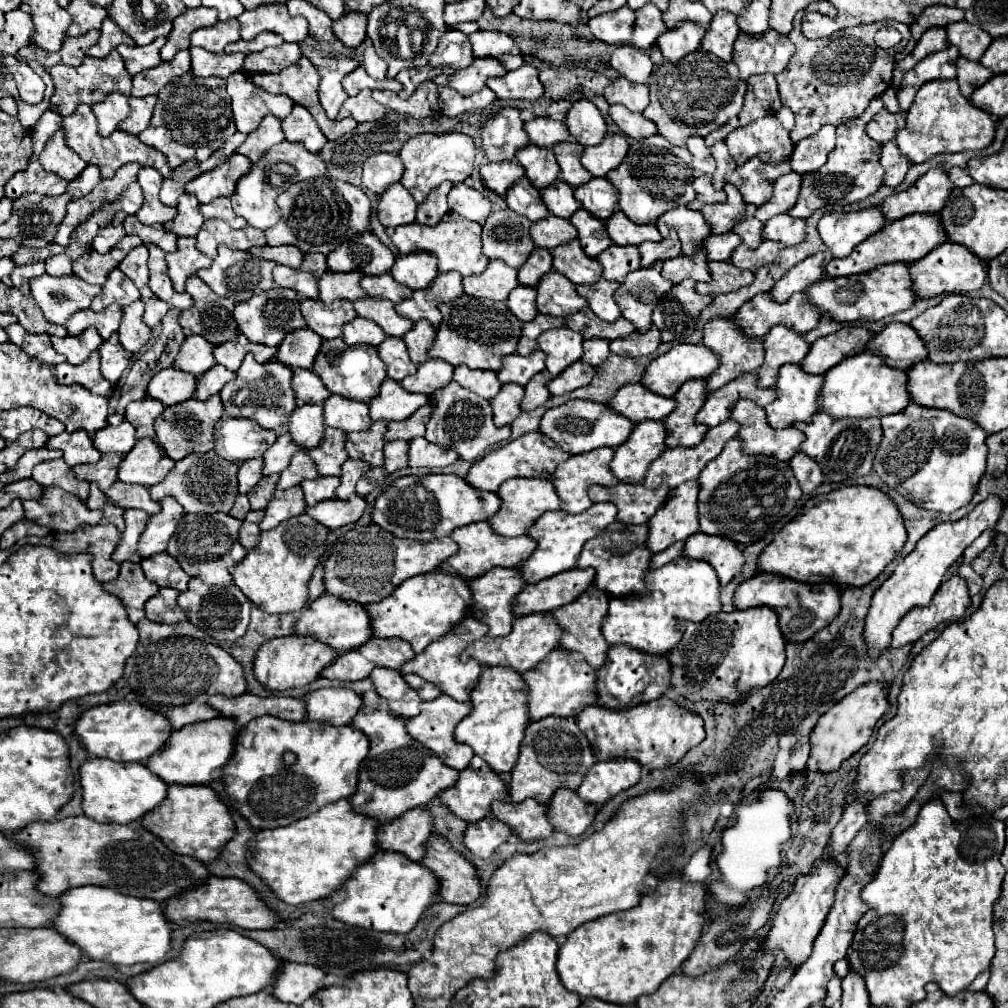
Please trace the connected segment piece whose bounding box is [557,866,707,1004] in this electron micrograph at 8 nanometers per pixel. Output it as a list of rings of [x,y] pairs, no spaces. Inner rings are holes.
[[[667,866],[659,868],[657,877],[659,884],[655,892],[643,894],[639,906],[601,916],[565,938],[559,950],[557,970],[567,990],[579,992],[581,998],[593,996],[615,1004],[635,1004],[639,996],[655,992],[667,976],[679,972],[679,966],[687,960],[701,936],[707,892],[699,882],[683,882]]]

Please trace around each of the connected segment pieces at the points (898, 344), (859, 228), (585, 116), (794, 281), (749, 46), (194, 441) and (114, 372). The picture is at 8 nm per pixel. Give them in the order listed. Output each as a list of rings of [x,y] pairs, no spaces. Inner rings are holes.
[[[899,322],[875,334],[867,344],[867,352],[881,356],[887,366],[899,370],[909,370],[913,364],[927,360],[927,348],[919,334],[909,324]]]
[[[877,206],[857,212],[827,212],[819,224],[819,236],[835,258],[845,258],[857,244],[873,236],[885,226],[885,218]]]
[[[589,100],[573,102],[571,110],[567,112],[565,124],[571,136],[583,146],[597,146],[605,138],[605,132],[607,132],[607,124],[601,112]]]
[[[823,252],[809,256],[807,260],[795,264],[779,282],[775,282],[775,286],[771,288],[771,298],[775,302],[785,302],[791,294],[795,292],[803,292],[803,288],[807,288],[807,284],[815,284],[823,278]]]
[[[769,28],[763,36],[747,36],[741,32],[735,40],[733,62],[739,68],[741,80],[747,80],[753,74],[783,72],[793,54],[795,46],[791,40]]]
[[[211,396],[207,400],[197,400],[197,398],[189,398],[185,402],[167,406],[163,410],[163,414],[155,420],[155,432],[157,432],[157,442],[161,444],[161,448],[167,452],[169,458],[173,460],[181,460],[187,454],[203,454],[209,452],[213,448],[213,426],[215,422],[225,414],[221,398],[219,396]]]
[[[113,334],[109,340],[105,340],[99,346],[99,356],[101,356],[101,374],[103,374],[103,378],[107,378],[111,384],[117,384],[117,380],[121,378],[121,374],[129,366],[133,354],[129,350],[125,350],[119,344],[117,334]]]

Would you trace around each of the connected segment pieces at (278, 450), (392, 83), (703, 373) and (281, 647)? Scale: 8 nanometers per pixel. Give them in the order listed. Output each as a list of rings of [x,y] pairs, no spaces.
[[[287,432],[279,434],[279,438],[275,440],[275,444],[265,452],[263,460],[263,476],[269,476],[269,474],[279,474],[285,470],[285,466],[289,464],[291,456],[299,450],[299,446],[291,440],[291,436]]]
[[[359,66],[357,70],[349,72],[345,78],[343,78],[343,88],[349,96],[355,96],[359,90],[363,88],[369,88],[369,90],[393,90],[393,92],[401,92],[401,84],[397,80],[375,80],[371,78],[363,66]]]
[[[675,344],[667,354],[657,356],[645,368],[641,384],[659,396],[673,396],[679,384],[693,378],[707,378],[719,360],[703,344]]]
[[[283,636],[283,638],[275,638],[275,640],[267,640],[267,644],[263,644],[259,648],[259,652],[255,654],[255,678],[271,692],[277,690],[287,690],[287,688],[299,688],[305,686],[309,682],[313,682],[321,670],[331,664],[331,660],[335,658],[335,652],[313,640],[313,638],[299,638],[299,636]]]

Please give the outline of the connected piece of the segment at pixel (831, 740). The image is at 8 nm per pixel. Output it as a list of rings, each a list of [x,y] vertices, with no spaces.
[[[867,682],[859,688],[855,688],[849,696],[845,696],[835,708],[829,708],[821,718],[815,730],[811,732],[811,756],[807,762],[807,770],[821,770],[831,772],[841,766],[843,760],[847,760],[853,752],[861,750],[871,734],[875,724],[889,712],[889,700],[887,700],[887,684],[885,682]]]

